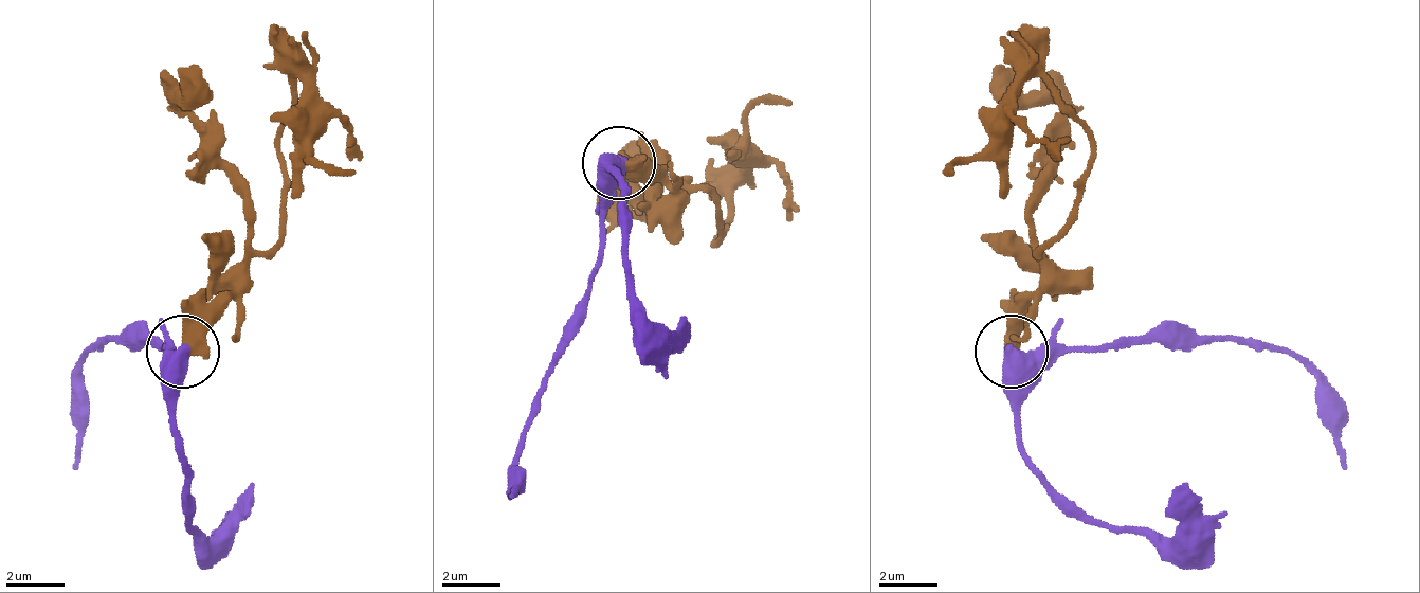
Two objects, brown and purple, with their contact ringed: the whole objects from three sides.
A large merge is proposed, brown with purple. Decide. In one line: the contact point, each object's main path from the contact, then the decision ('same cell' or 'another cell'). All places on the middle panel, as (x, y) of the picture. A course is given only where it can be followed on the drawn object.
(619, 162) | brown via (617, 164), (639, 164), (669, 194), (720, 208), (712, 245), (734, 179), (742, 127), (757, 106), (793, 99) | purple via (617, 164), (587, 318), (522, 435), (507, 493) | another cell

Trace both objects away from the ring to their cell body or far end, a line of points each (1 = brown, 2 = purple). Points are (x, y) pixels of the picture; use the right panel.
1: (1013, 349), (1013, 312), (1042, 283), (1094, 129), (1027, 78), (977, 151), (947, 174)
2: (1013, 349), (1167, 342), (1284, 349), (1313, 378), (1343, 466)

